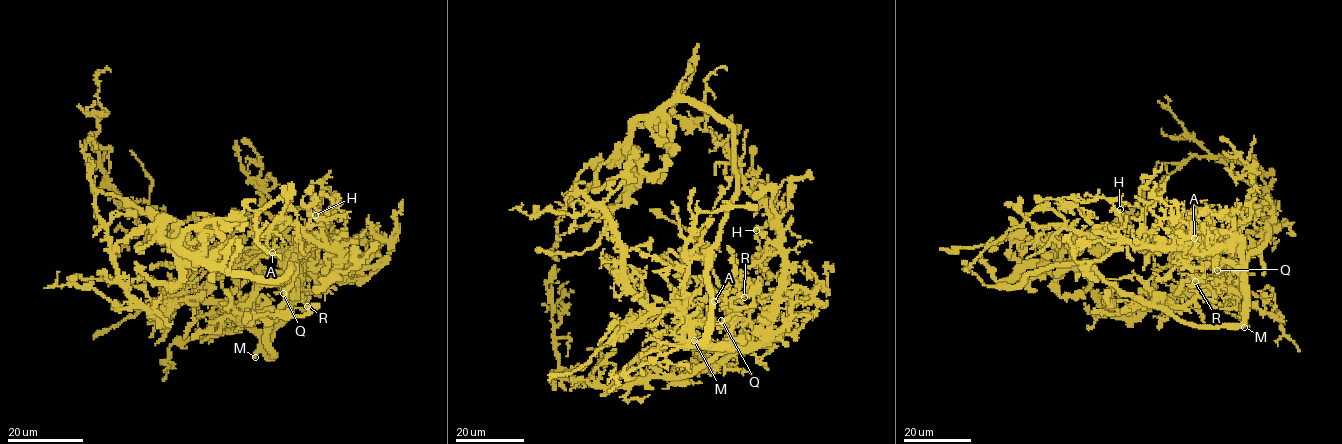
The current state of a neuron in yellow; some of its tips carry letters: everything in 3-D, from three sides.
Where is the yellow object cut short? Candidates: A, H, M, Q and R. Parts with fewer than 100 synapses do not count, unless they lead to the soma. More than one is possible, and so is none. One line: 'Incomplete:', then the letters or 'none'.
Incomplete: M

